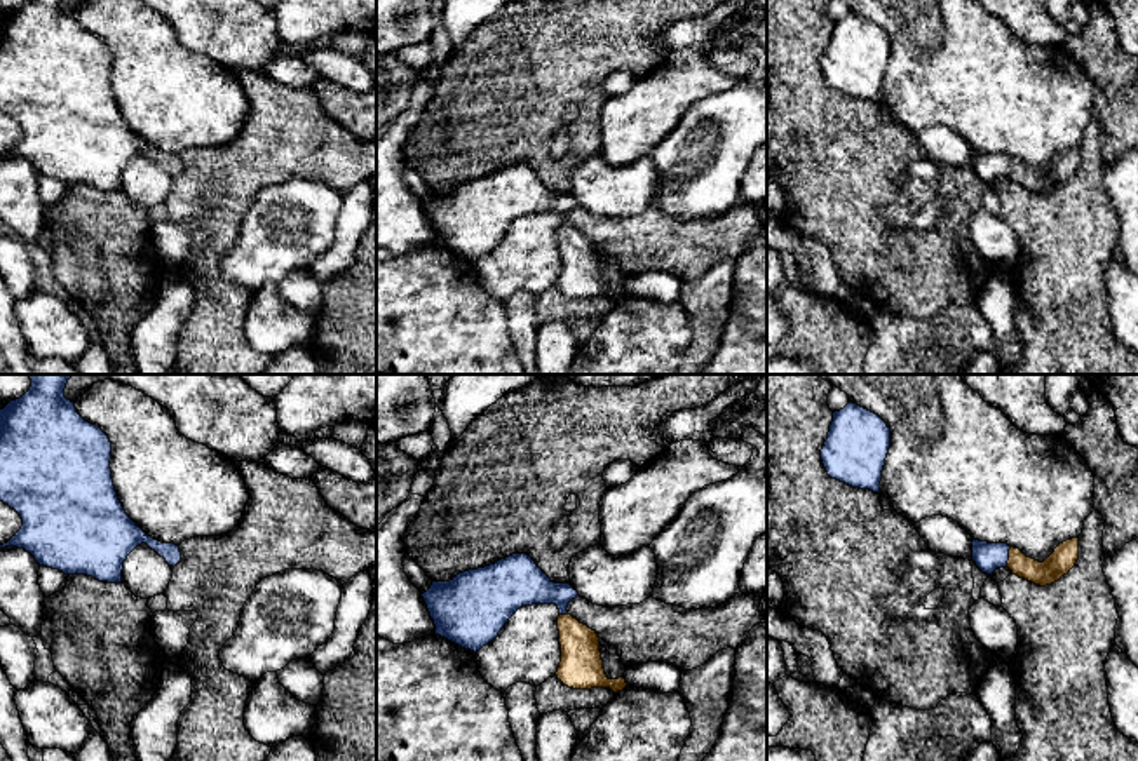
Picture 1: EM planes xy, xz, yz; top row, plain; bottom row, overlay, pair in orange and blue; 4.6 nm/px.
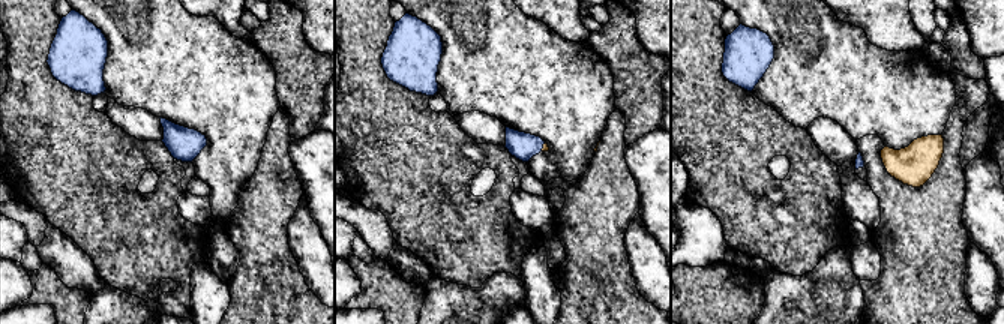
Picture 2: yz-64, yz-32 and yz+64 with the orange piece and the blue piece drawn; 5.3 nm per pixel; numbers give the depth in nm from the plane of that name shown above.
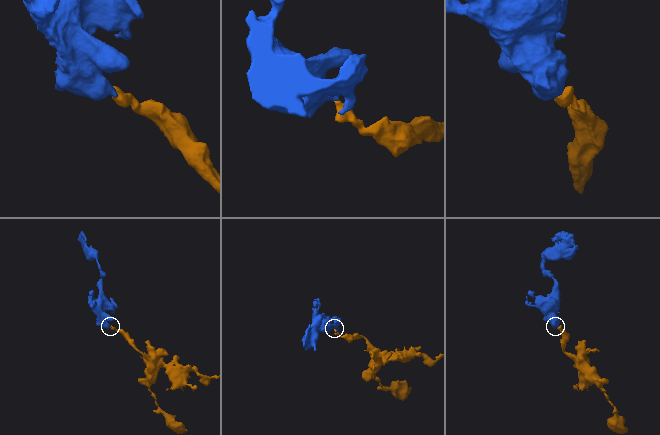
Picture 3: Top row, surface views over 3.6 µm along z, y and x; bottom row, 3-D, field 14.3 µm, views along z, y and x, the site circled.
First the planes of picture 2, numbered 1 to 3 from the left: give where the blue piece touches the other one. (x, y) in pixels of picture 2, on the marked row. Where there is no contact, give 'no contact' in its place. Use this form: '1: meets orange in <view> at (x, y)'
1: no contact
2: meets orange in yz-32 at (544, 147)
3: no contact

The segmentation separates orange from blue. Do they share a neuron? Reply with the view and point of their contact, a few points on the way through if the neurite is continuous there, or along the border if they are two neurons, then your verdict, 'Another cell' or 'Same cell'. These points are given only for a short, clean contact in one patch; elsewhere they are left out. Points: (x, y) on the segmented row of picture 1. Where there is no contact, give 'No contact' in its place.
Touches orange at yz (1009, 558). Path across: yz (1063, 558), (1053, 568), (1009, 558), (987, 556). Same cell

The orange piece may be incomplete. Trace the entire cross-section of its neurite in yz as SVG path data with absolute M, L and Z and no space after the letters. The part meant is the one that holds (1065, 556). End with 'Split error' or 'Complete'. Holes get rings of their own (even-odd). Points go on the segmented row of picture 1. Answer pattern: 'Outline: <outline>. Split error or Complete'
Outline: M972 538L972 561L992 575L997 568L1009 568L1013 575L1046 587L1067 575L1079 559L1079 538L1060 543L1054 552L1039 562L1007 543L988 543Z. Split error

